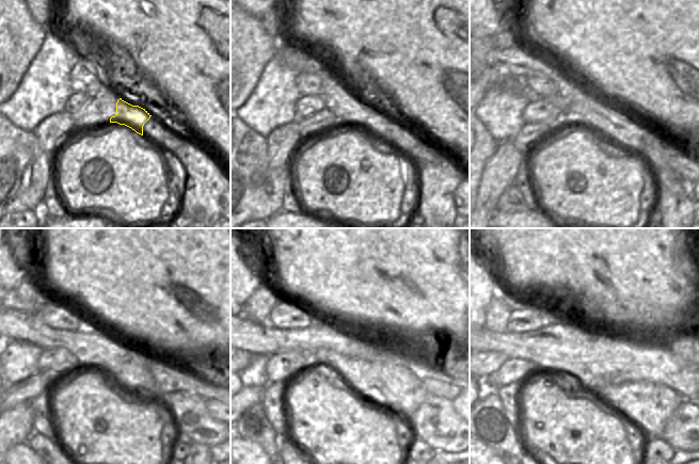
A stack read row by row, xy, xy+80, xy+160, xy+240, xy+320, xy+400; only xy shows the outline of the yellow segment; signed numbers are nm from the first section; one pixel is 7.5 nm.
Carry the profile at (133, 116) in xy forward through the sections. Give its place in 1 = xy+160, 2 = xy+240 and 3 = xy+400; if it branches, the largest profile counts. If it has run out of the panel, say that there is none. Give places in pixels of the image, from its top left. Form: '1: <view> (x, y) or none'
1: xy+160 (581, 109)
2: xy+240 (131, 371)
3: xy+400 (647, 405)

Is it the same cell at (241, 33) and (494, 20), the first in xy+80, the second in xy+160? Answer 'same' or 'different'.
different

